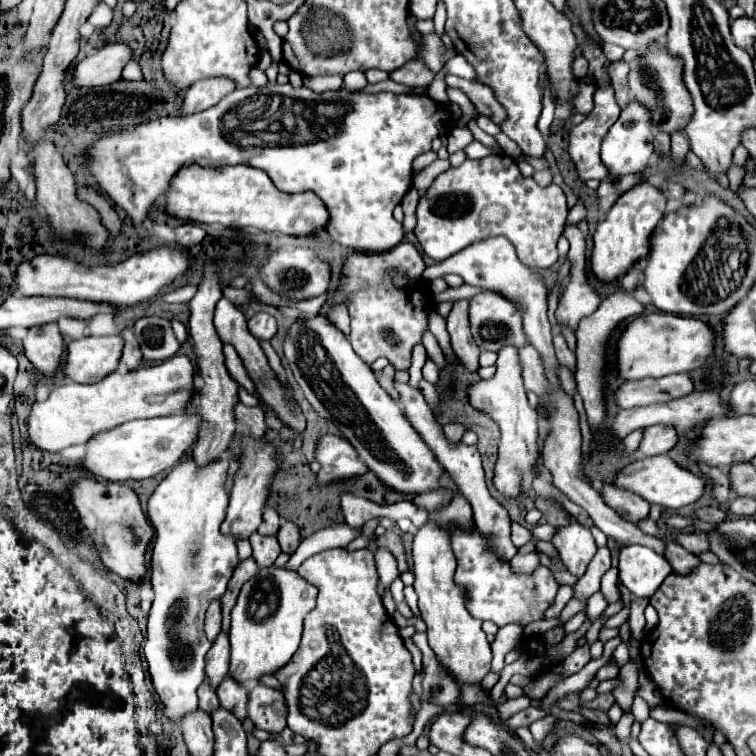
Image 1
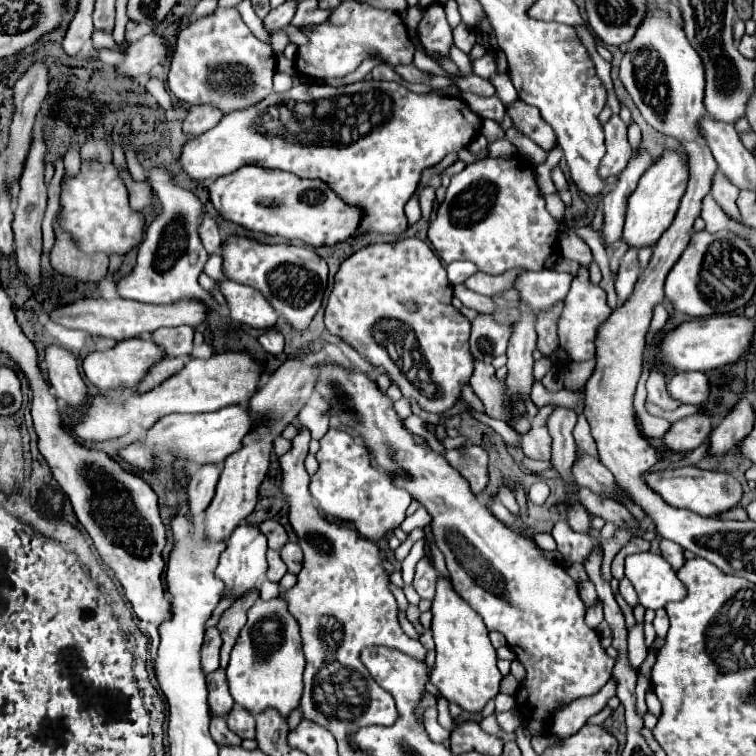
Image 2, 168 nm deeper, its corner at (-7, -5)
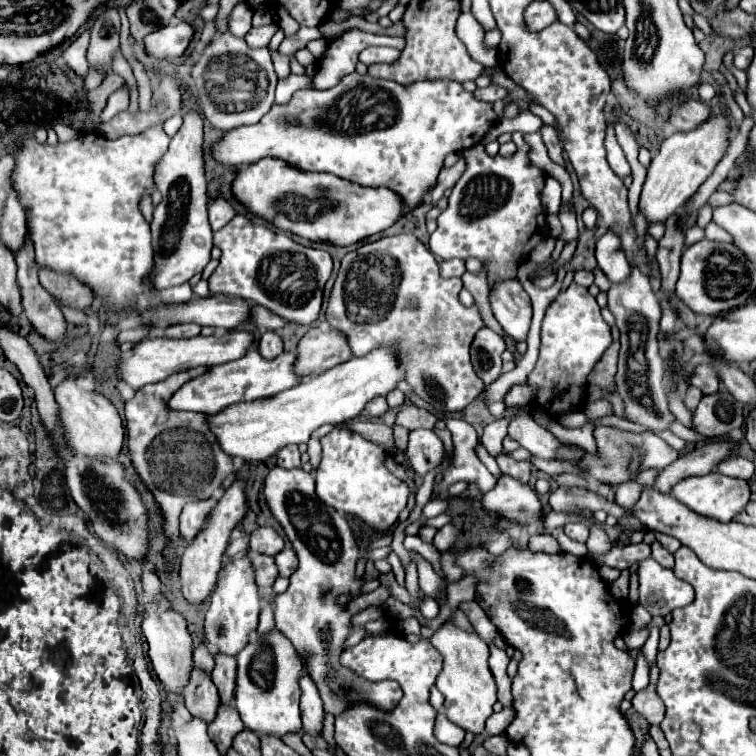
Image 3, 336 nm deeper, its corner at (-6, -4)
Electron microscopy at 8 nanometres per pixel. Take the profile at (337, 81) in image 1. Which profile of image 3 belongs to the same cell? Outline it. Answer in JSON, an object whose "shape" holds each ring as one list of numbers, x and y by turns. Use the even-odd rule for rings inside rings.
{"shape":[[368,48,360,54,360,62,364,62,366,66,370,64,380,64,380,62,386,62,386,64,392,64,396,62,398,58,398,50,388,50,388,48]]}

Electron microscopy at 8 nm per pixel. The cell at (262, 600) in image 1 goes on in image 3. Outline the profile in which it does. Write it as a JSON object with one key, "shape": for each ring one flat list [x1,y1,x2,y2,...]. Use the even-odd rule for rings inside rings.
{"shape":[[272,630,264,638,254,634,254,640,238,654,238,680,236,680,236,700,234,706,244,722,244,726,252,732,266,736,284,736,300,732,300,672,302,662,296,656,296,648,292,642]]}

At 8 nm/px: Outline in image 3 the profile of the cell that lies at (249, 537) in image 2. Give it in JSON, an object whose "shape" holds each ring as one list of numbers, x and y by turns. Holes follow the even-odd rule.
{"shape":[[242,554,232,562,222,564,220,580,212,594,210,608,206,612,206,624,204,624,206,642,220,654,238,656,238,652,244,650,244,646,248,644,250,634,256,632,258,616,260,616,260,596,258,596,258,586,254,582,254,568,248,554]]}

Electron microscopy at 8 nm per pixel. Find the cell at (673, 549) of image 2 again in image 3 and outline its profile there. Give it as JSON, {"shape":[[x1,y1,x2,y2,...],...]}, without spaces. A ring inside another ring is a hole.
{"shape":[[652,542,652,558,658,564,662,564,664,568,672,568,674,566,674,556,666,548,662,548,660,542]]}

